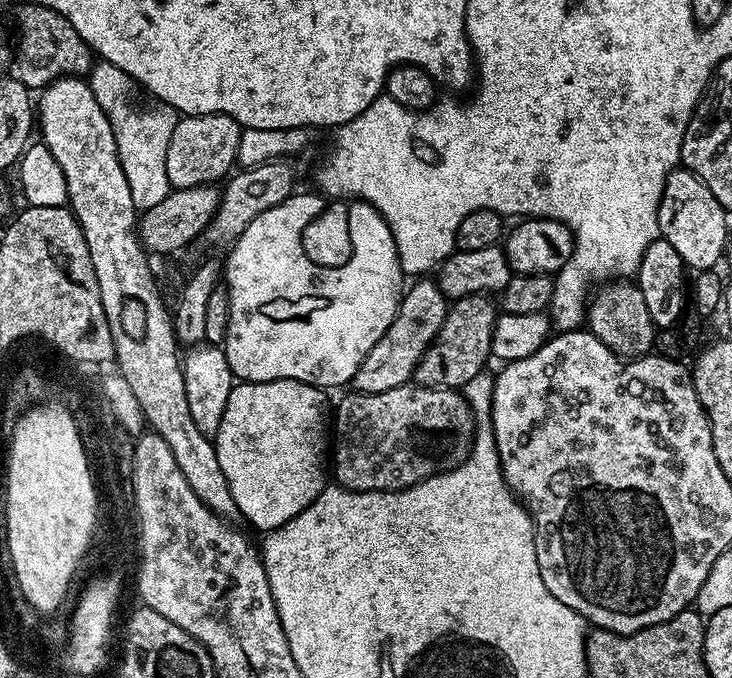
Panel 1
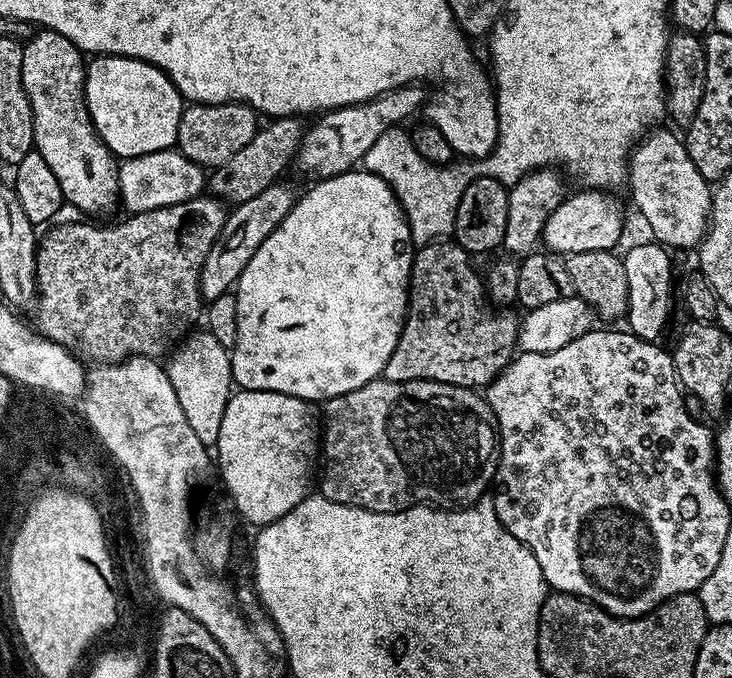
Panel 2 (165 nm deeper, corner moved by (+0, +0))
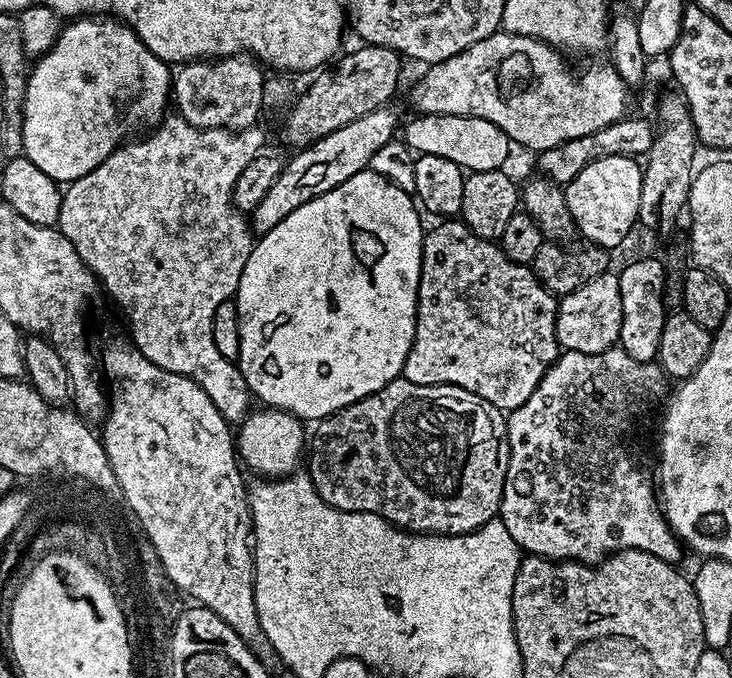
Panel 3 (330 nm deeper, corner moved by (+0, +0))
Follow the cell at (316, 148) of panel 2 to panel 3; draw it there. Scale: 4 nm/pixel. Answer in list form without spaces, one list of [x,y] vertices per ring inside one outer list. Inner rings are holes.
[[[501,30],[490,34],[490,38],[482,38],[482,42],[474,42],[474,46],[462,50],[462,54],[446,58],[446,62],[425,67],[424,77],[412,88],[412,104],[417,113],[426,116],[486,118],[486,122],[494,122],[498,130],[505,132],[513,145],[521,144],[532,154],[562,146],[562,142],[574,138],[586,138],[586,134],[594,134],[594,130],[602,130],[602,126],[625,119],[630,88],[611,63],[592,64],[581,76],[575,76],[563,59],[567,60],[550,44]]]

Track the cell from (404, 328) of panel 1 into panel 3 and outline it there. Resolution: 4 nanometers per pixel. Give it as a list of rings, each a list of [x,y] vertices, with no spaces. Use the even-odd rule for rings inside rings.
[[[448,218],[437,228],[429,227],[424,234],[424,245],[422,246],[422,266],[420,267],[420,281],[418,282],[418,302],[416,303],[416,329],[414,330],[414,342],[410,346],[410,354],[404,363],[403,379],[415,384],[453,384],[462,386],[462,390],[470,390],[478,398],[482,398],[487,404],[499,408],[507,414],[514,411],[542,382],[546,370],[555,362],[558,353],[561,351],[560,343],[556,341],[556,310],[558,307],[557,297],[545,290],[540,285],[540,280],[532,273],[531,267],[527,264],[510,262],[506,254],[500,248],[499,243],[478,238],[459,218]]]

